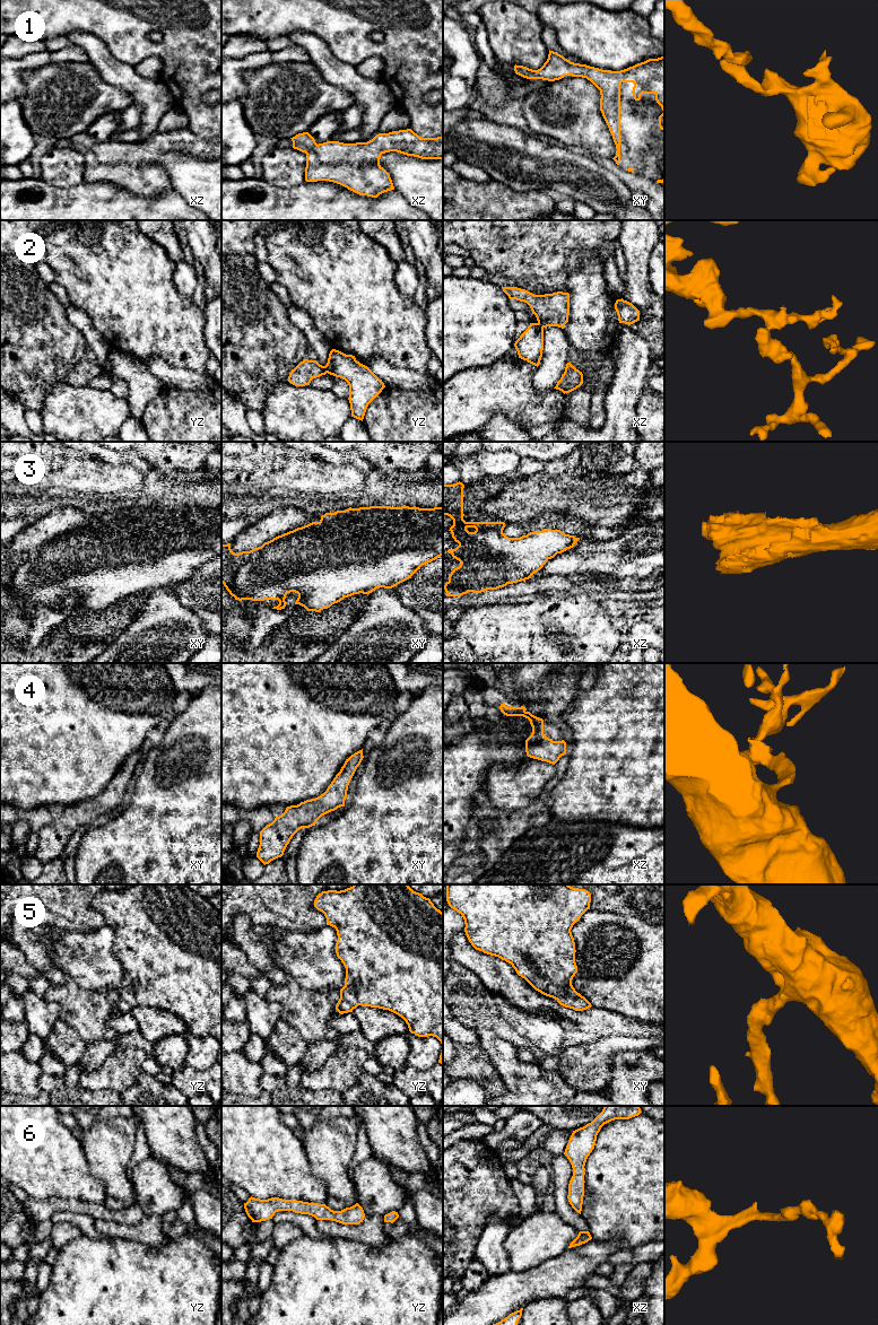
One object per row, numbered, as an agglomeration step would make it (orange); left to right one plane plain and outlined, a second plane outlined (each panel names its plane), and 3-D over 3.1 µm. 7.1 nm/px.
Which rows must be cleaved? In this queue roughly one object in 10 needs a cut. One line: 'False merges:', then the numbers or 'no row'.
False merges: 2

